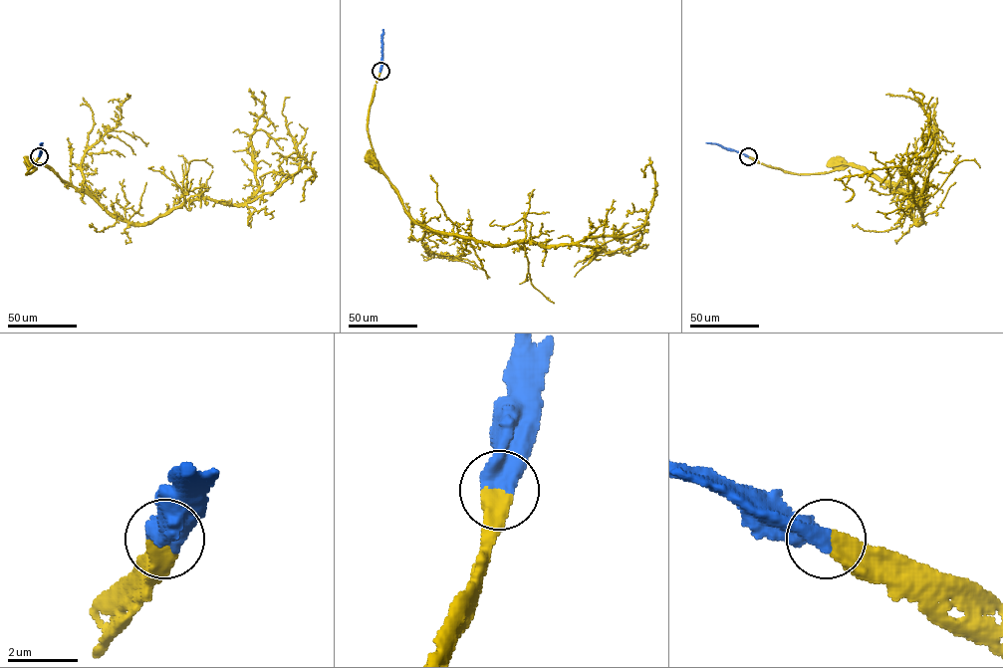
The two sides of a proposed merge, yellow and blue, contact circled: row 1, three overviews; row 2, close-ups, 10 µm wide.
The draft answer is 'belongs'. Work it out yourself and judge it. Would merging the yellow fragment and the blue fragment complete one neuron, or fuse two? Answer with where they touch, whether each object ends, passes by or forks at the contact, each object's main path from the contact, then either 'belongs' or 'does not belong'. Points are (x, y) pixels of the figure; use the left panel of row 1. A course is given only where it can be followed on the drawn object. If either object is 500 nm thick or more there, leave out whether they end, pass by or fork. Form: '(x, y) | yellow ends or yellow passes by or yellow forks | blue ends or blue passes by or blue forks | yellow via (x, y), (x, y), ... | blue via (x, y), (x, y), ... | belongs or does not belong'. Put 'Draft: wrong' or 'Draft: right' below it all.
(39, 156) | yellow via (39, 156), (26, 174), (34, 170), (29, 164) | blue via (39, 156), (42, 142) | belongs
Draft: right

